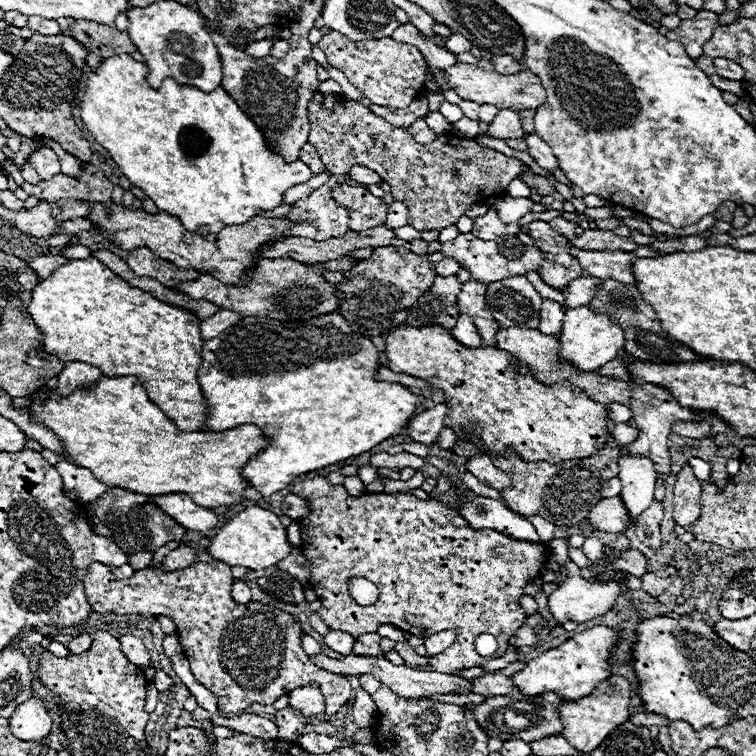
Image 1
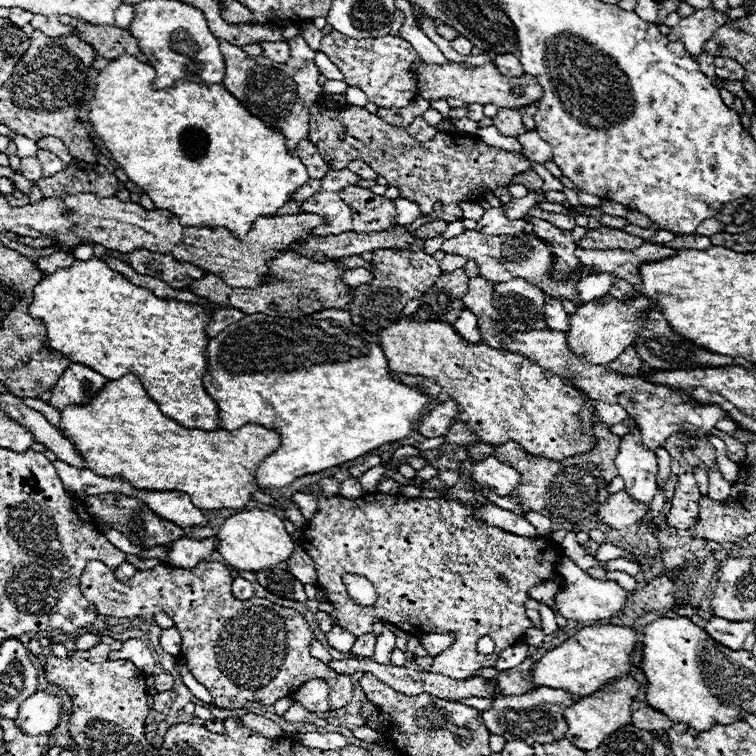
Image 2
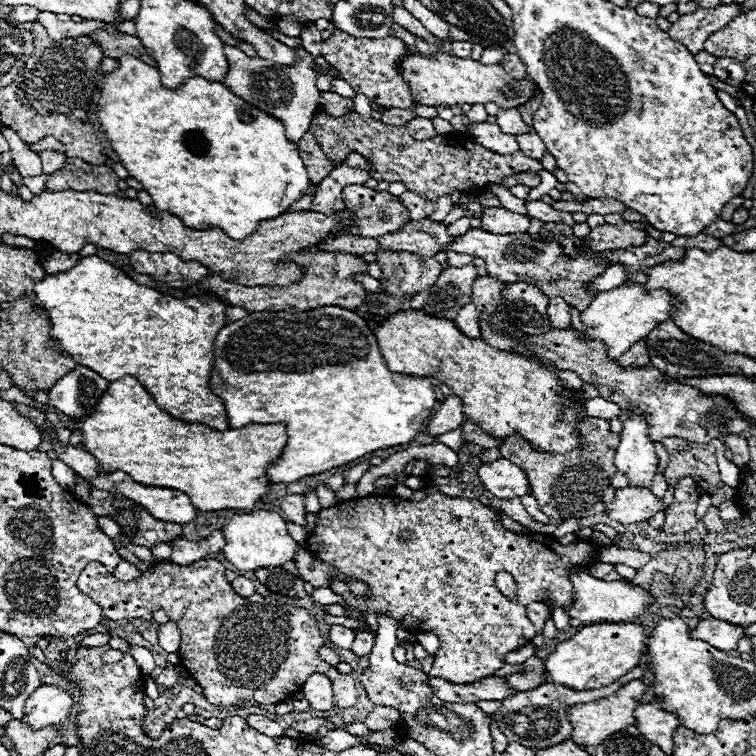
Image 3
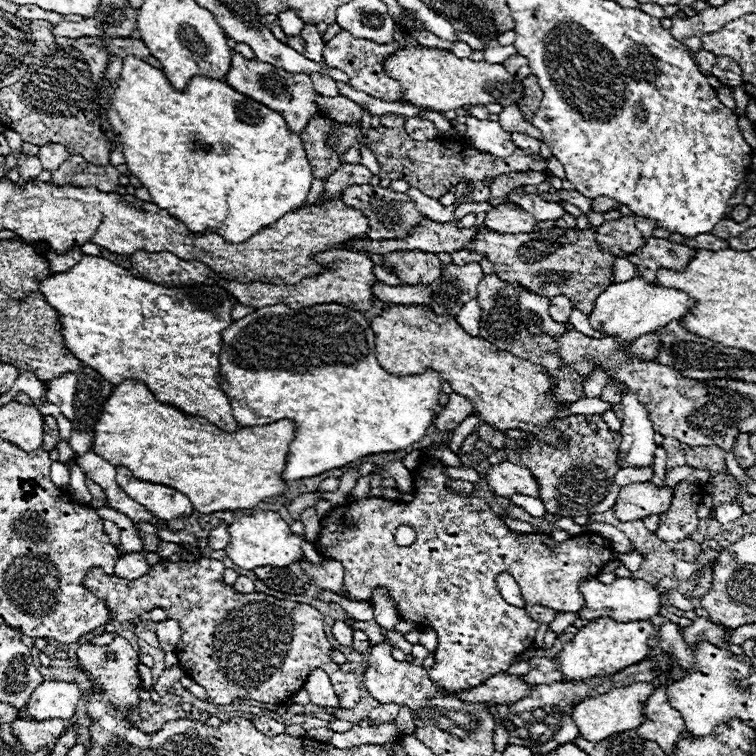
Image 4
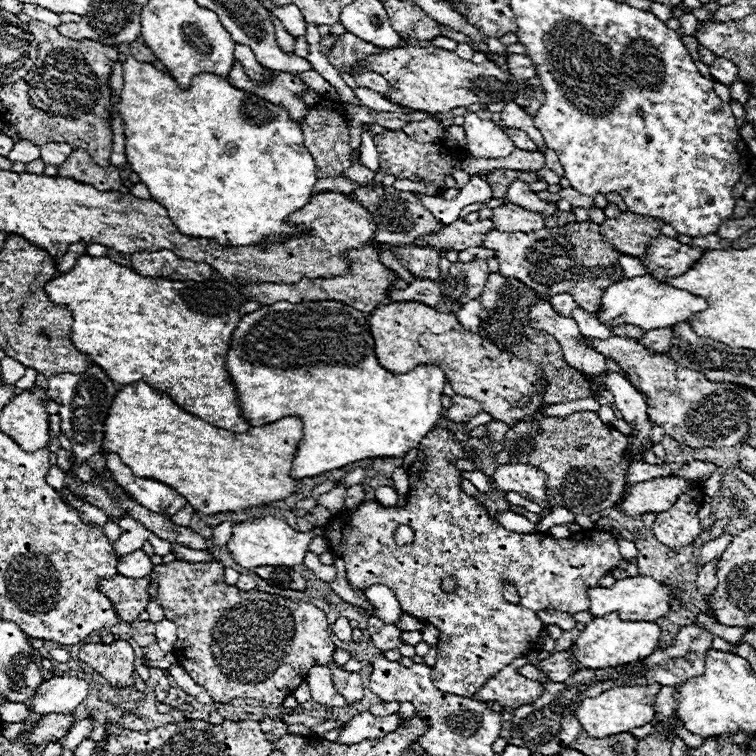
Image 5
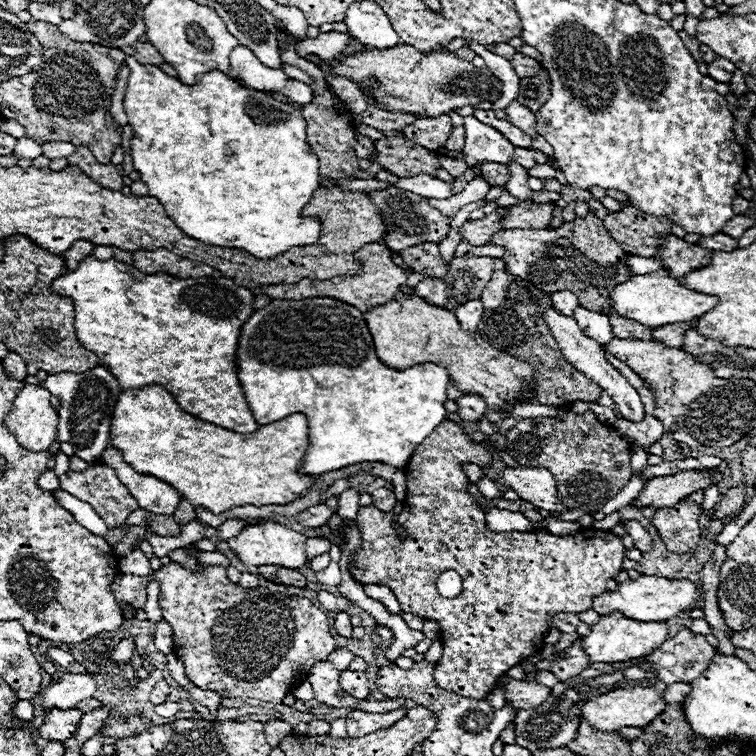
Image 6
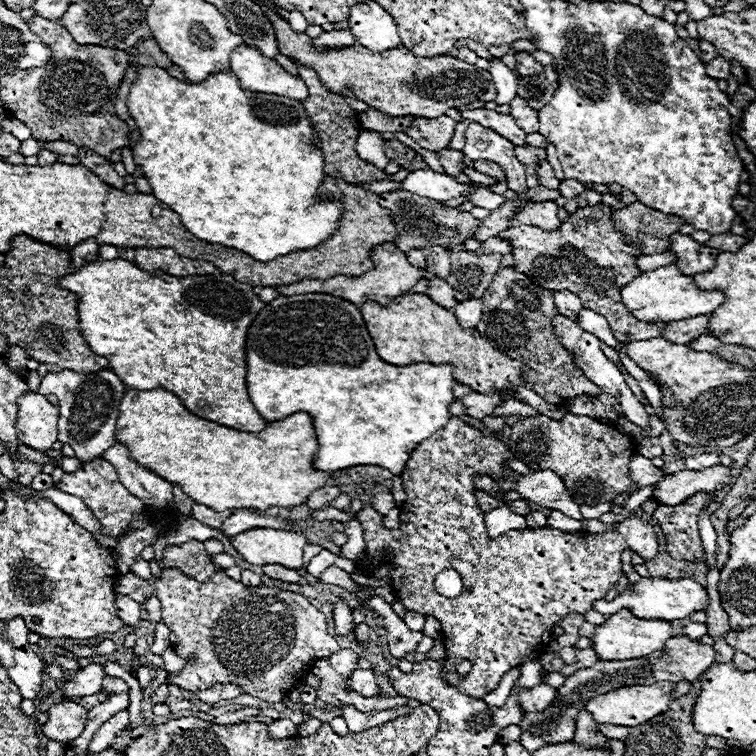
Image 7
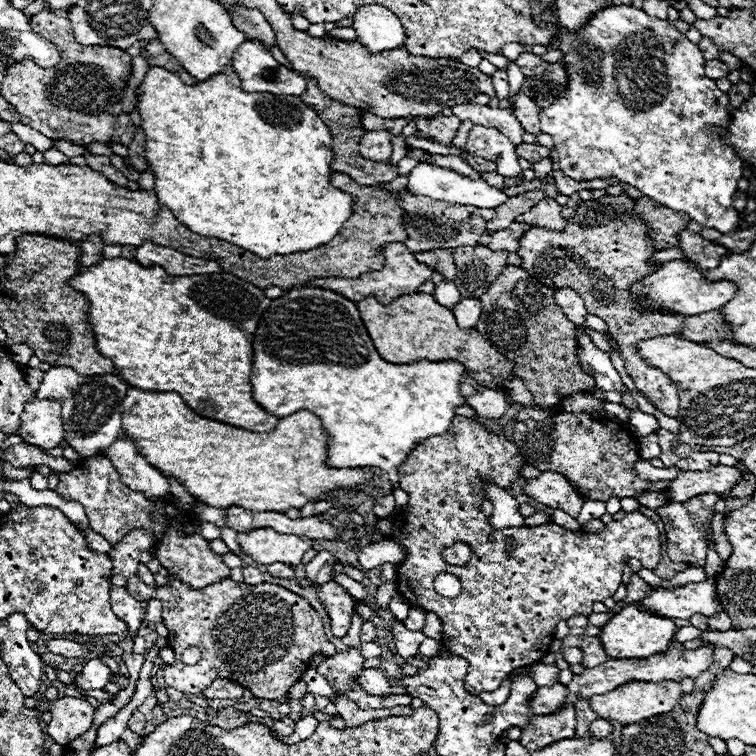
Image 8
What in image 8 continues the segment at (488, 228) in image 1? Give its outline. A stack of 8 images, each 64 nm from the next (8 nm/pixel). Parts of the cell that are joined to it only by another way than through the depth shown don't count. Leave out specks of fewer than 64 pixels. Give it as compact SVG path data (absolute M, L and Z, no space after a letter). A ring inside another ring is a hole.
M544 198L536 206L532 206L532 210L524 212L518 218L518 222L538 226L538 228L548 228L548 230L562 230L566 226L566 218L562 218L560 210L562 206L556 200Z

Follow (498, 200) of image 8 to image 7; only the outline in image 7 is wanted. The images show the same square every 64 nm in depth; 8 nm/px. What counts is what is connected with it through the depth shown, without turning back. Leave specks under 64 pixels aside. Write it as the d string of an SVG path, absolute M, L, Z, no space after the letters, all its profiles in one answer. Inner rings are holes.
M416 170L402 180L402 190L418 194L422 198L432 198L436 202L446 202L468 192L468 184L458 184L450 174L438 174L434 170ZM482 186L478 192L470 194L470 202L474 202L474 206L486 208L486 210L496 210L496 206L504 204L504 196L496 196L488 190L488 186Z

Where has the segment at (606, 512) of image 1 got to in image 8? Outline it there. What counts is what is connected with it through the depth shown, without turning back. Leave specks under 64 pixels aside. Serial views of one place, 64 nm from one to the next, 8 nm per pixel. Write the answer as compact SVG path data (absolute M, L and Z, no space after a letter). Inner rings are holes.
M714 466L704 472L680 472L670 480L666 492L668 502L684 502L698 494L730 494L744 472L736 466Z

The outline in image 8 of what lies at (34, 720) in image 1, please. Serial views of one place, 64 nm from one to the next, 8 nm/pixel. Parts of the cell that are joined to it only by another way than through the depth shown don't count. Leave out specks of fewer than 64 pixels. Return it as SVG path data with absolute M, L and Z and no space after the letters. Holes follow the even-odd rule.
M88 660L82 672L76 674L76 686L82 690L102 690L112 678L110 668L102 660Z

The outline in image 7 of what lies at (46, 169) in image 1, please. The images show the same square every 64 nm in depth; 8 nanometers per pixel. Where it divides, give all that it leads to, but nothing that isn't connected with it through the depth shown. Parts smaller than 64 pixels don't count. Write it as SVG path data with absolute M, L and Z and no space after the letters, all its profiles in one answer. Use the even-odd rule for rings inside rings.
M46 142L44 148L54 152L54 154L58 154L58 156L68 156L68 154L74 156L78 152L76 144L70 144L70 142Z

